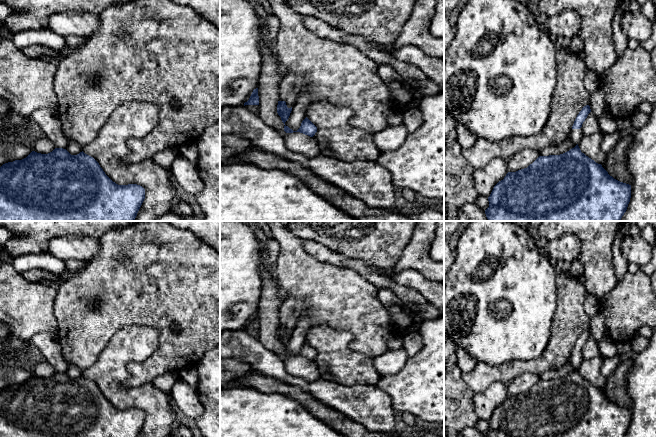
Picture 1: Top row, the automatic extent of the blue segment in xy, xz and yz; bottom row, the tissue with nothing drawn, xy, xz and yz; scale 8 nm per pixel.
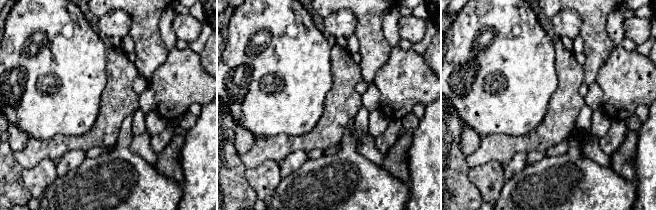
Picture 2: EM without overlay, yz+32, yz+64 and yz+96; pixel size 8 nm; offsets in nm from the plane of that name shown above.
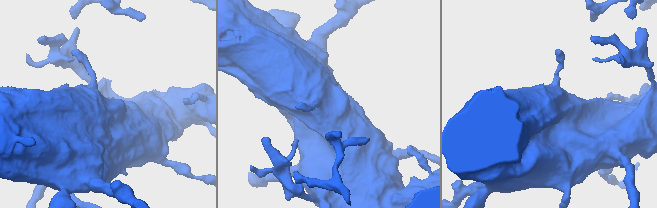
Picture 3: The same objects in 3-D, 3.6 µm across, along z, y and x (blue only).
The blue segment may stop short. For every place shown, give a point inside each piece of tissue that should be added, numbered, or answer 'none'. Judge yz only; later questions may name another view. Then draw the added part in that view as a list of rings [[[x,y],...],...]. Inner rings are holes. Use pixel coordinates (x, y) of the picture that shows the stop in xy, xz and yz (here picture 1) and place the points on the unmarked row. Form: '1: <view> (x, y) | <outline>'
1: yz (576, 359) | [[[571,353],[571,356],[569,358],[571,364],[575,367],[575,368],[579,368],[582,361],[583,361],[583,356],[582,353]]]

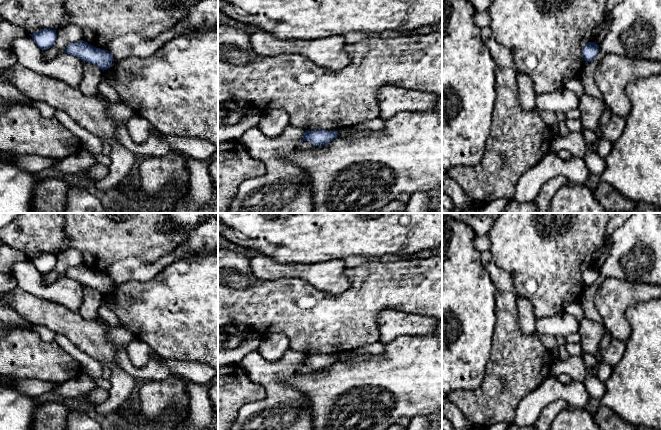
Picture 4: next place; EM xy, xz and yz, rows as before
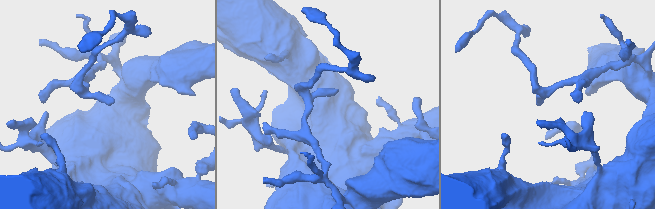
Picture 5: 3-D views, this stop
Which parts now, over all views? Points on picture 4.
none

